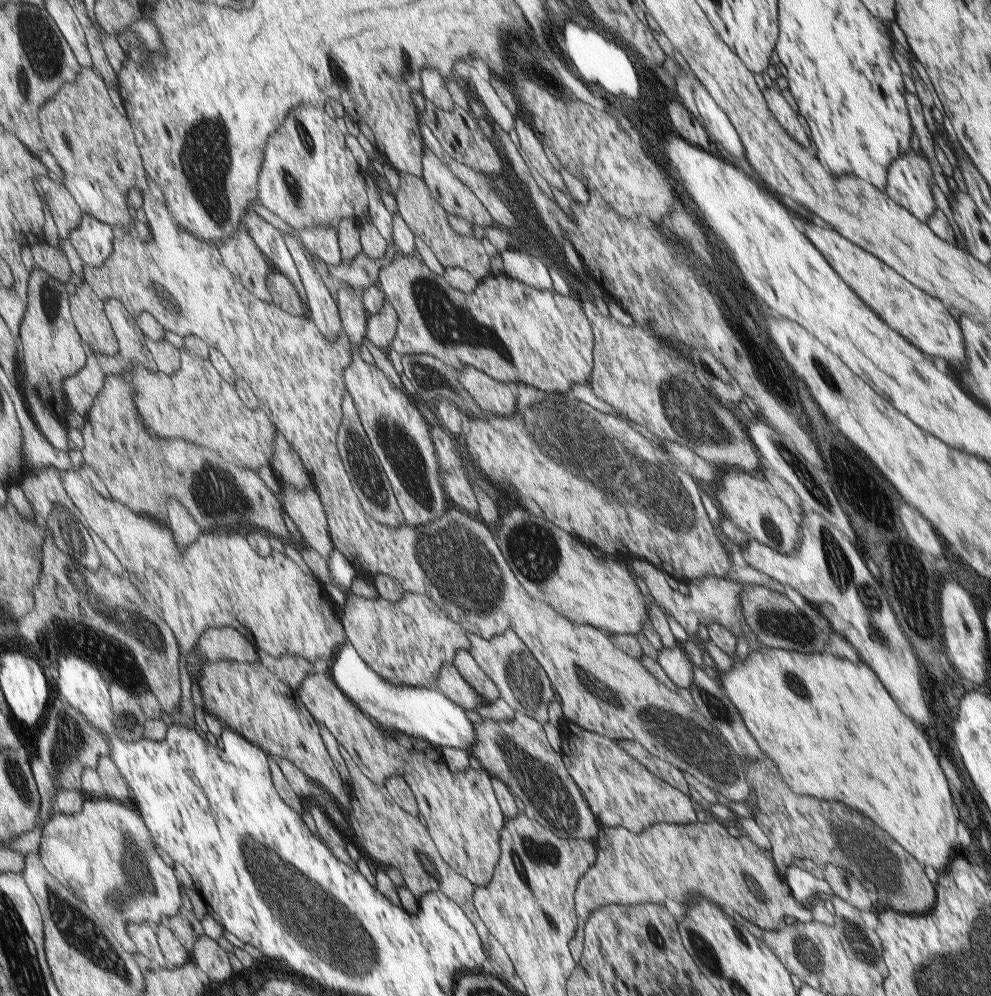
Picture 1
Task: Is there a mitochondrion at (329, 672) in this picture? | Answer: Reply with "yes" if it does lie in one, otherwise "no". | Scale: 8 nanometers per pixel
no

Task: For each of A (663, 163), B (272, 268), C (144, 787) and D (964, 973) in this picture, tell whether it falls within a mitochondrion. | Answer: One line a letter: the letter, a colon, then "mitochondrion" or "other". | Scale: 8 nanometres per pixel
A: other
B: other
C: other
D: mitochondrion

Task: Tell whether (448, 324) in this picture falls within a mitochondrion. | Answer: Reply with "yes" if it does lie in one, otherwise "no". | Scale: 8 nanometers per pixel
yes

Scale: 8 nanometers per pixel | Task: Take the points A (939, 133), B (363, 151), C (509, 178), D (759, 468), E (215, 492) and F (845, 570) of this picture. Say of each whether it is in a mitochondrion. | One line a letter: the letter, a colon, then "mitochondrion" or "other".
A: other
B: other
C: mitochondrion
D: other
E: mitochondrion
F: mitochondrion

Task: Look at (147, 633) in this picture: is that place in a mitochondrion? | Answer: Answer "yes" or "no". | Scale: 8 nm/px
yes

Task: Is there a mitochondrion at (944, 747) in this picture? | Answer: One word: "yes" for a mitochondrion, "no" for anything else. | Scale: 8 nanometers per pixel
no

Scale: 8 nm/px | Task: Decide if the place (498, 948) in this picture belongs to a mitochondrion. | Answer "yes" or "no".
no

